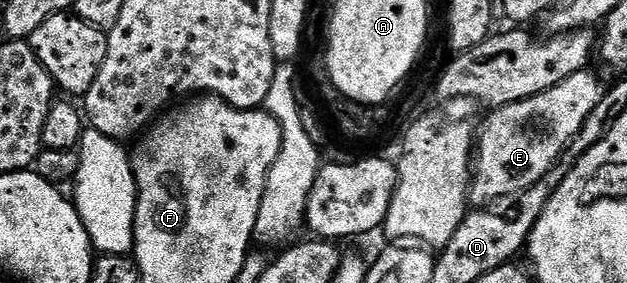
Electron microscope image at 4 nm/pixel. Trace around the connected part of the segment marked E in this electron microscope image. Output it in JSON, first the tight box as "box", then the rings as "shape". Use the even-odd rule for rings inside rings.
{"box":[470,70,606,206],"shape":[[[586,70],[563,78],[559,86],[543,90],[543,94],[490,111],[485,129],[482,132],[480,129],[475,140],[470,201],[477,206],[489,206],[492,200],[516,197],[539,183],[550,170],[558,167],[560,160],[557,159],[568,153],[573,137],[579,134],[583,122],[587,122],[587,114],[599,106],[606,91],[606,85],[601,85],[593,70]]]}

